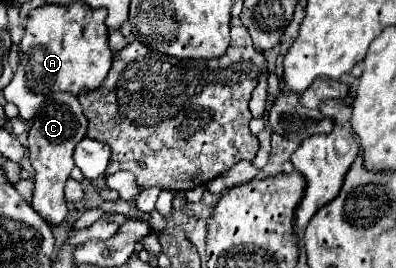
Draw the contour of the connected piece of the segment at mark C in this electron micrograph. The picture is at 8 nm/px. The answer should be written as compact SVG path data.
M55 93L47 97L47 101L39 107L37 115L31 121L29 135L27 135L27 153L29 153L31 167L35 169L35 177L33 177L35 189L33 189L31 205L51 225L59 225L67 217L63 187L65 181L69 179L71 169L75 167L73 149L85 137L85 131L87 131L87 119L73 93Z

